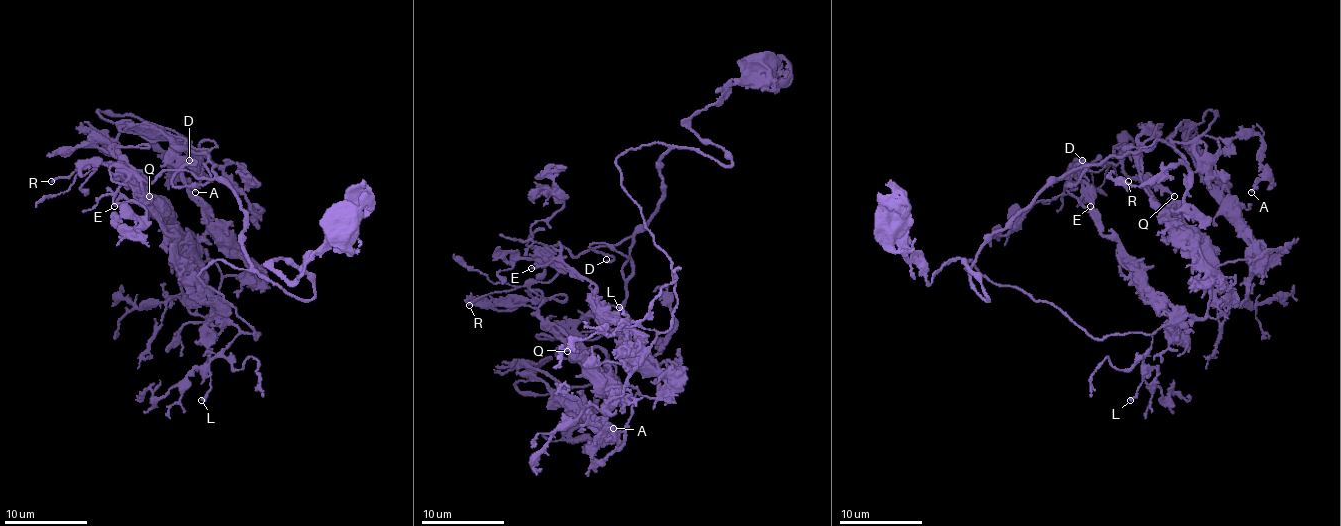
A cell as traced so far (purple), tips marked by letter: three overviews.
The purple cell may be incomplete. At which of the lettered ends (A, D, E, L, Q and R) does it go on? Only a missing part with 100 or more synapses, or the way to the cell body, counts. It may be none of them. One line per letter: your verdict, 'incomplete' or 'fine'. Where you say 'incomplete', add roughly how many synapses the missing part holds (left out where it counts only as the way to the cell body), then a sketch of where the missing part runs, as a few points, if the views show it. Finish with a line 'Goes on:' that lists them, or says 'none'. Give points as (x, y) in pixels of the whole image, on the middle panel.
A: fine
D: incomplete | 200 syn | (606, 259), (644, 293), (667, 322), (686, 324), (698, 332), (692, 324), (692, 299), (688, 295)
E: fine
L: fine
Q: fine
R: fine
Goes on: D

